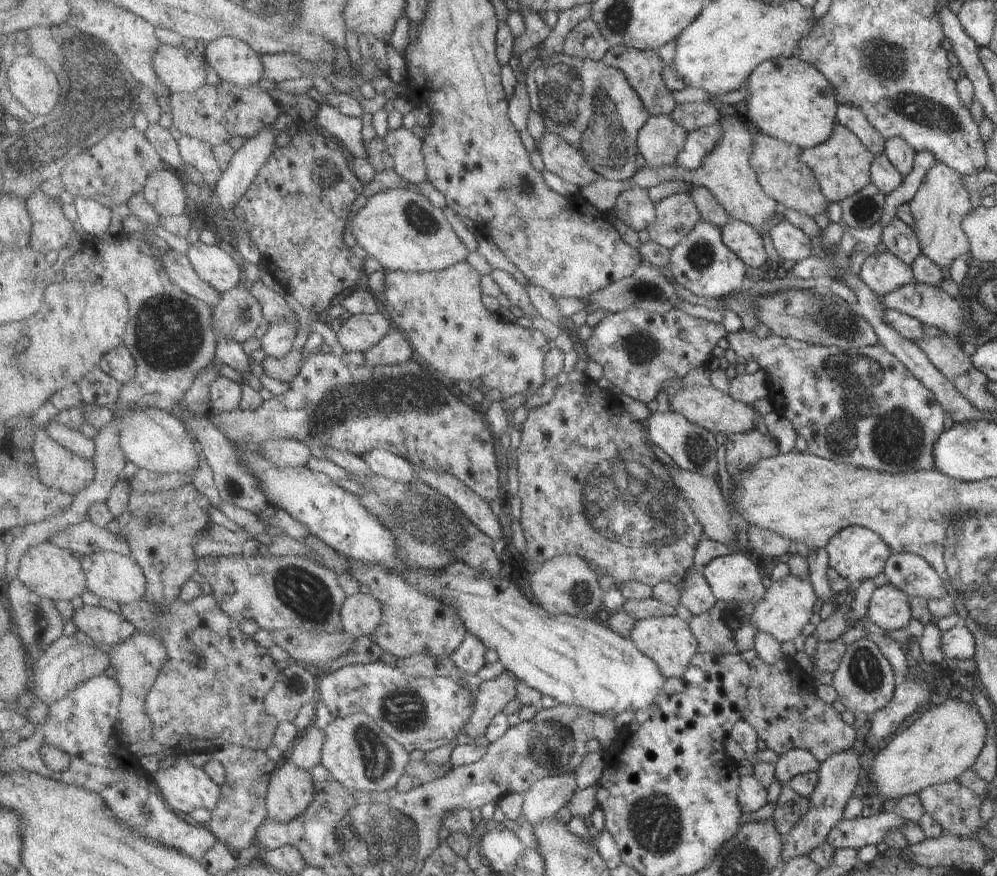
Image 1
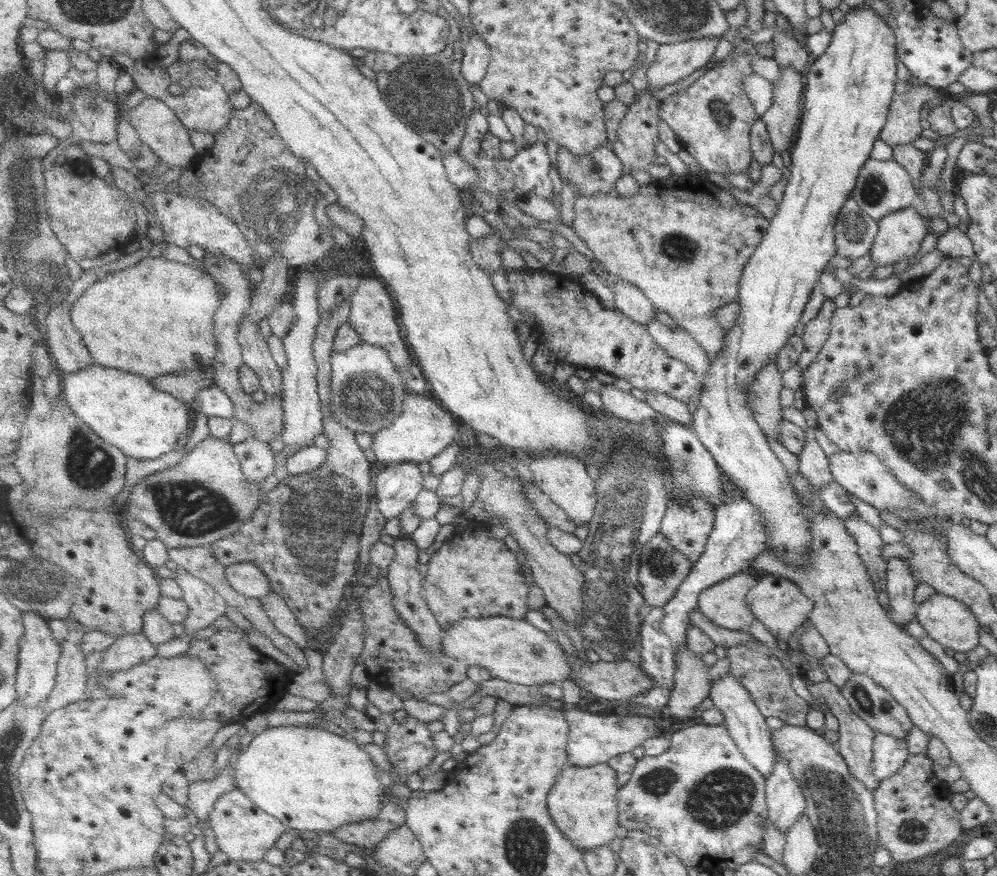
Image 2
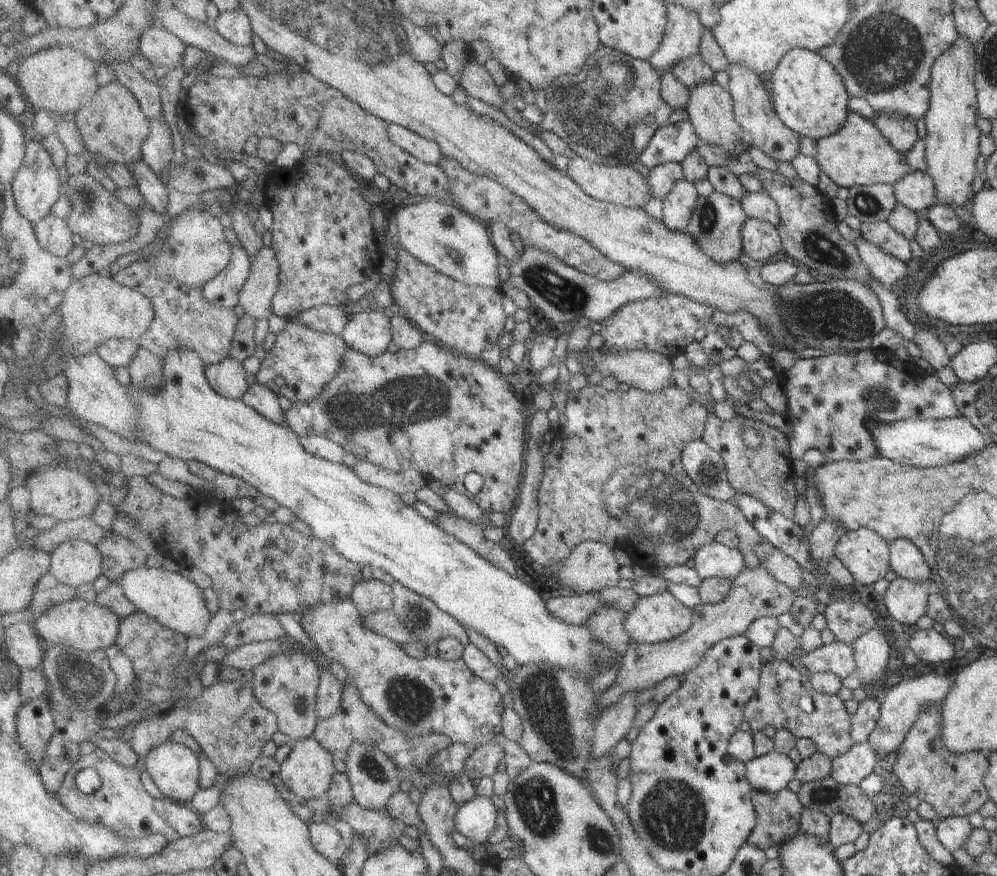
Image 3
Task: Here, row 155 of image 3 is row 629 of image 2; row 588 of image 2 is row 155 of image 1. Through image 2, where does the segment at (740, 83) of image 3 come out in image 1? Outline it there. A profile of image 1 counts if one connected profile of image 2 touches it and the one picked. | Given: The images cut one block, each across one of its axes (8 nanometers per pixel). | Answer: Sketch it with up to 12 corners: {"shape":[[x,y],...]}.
{"shape":[[754,134],[764,192],[810,218],[830,203],[800,148]]}

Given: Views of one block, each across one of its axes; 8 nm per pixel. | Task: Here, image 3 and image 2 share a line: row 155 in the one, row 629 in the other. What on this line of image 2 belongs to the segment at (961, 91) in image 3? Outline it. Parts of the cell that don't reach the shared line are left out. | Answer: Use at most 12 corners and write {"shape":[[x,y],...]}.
{"shape":[[935,593],[916,610],[943,648],[979,648],[979,622],[962,602]]}

